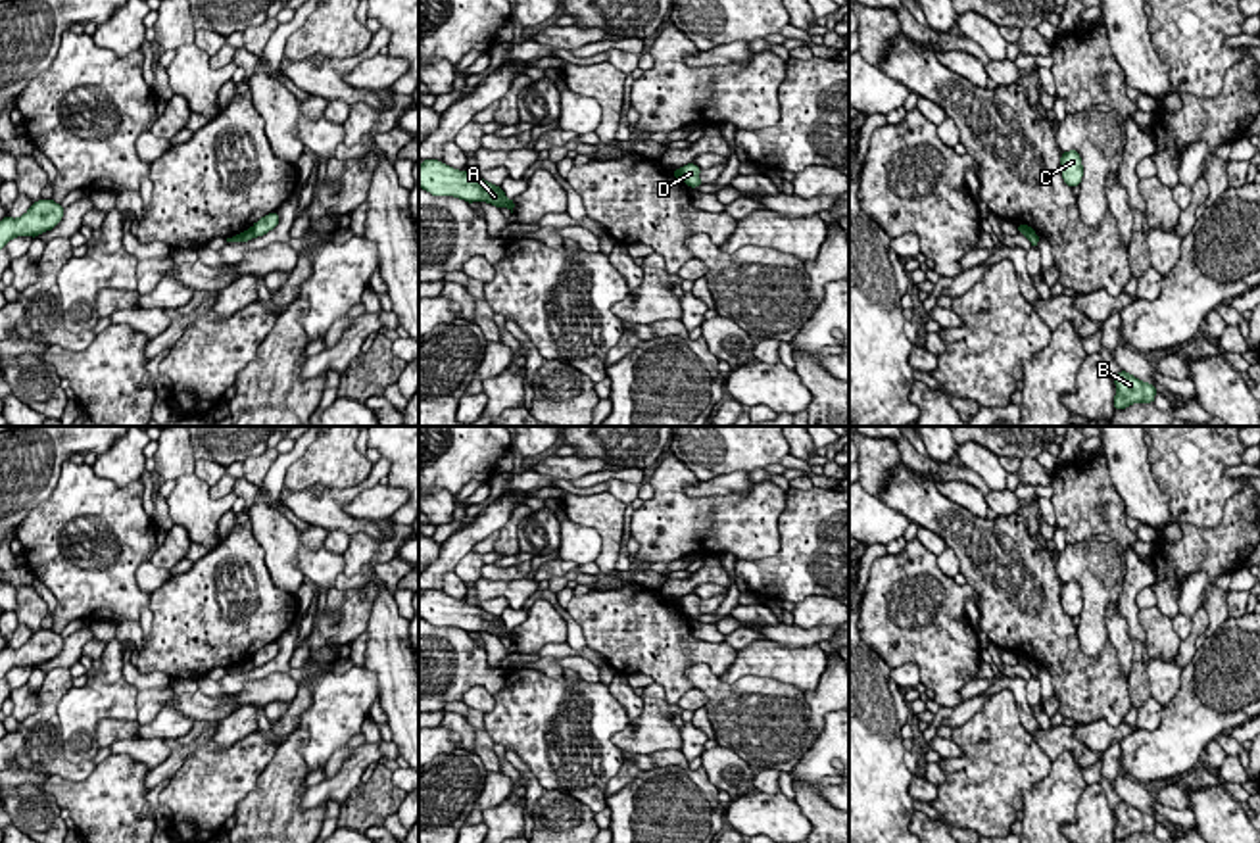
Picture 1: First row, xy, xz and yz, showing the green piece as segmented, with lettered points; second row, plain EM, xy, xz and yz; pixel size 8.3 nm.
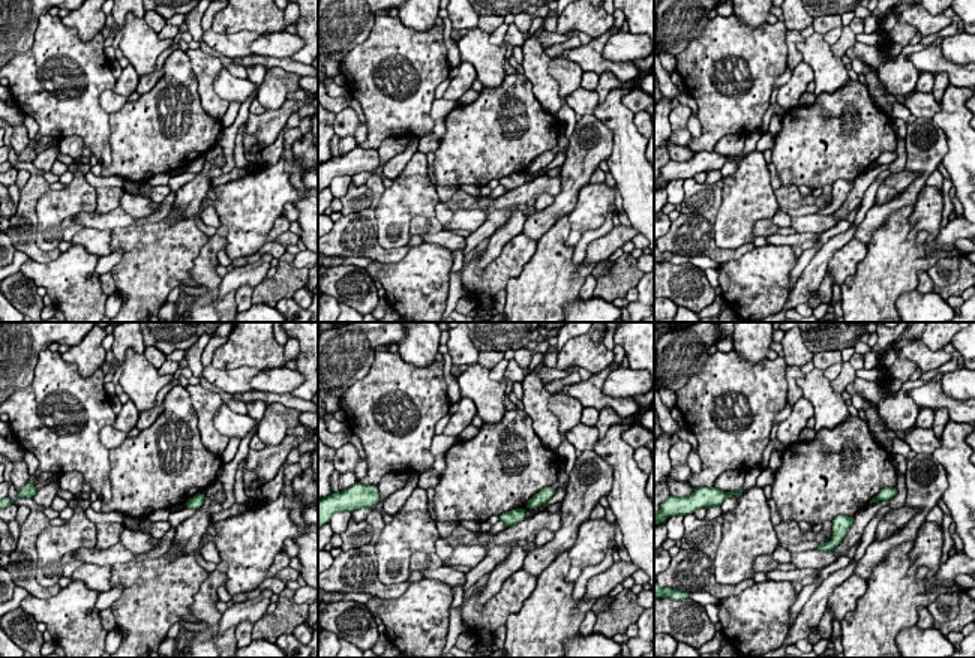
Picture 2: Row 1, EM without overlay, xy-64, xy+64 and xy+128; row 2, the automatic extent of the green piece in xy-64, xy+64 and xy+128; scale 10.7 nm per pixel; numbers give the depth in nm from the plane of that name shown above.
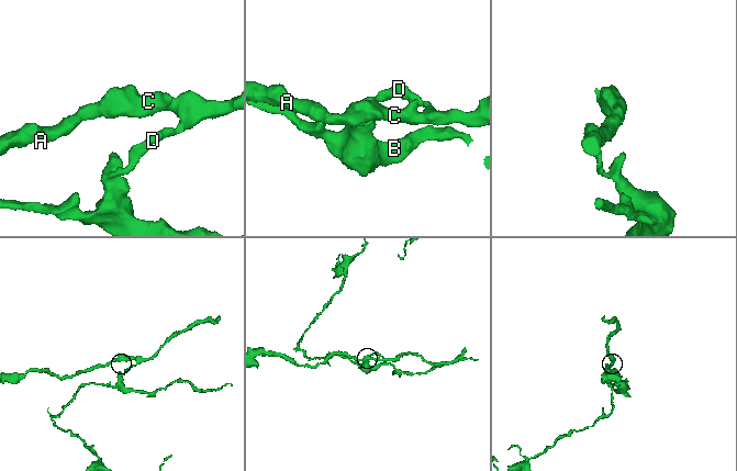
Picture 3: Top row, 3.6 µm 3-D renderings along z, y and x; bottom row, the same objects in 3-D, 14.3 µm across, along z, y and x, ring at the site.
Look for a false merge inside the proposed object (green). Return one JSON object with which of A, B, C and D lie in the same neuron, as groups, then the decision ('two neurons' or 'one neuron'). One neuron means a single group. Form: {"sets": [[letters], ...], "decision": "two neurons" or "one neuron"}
{"sets": [["A", "C", "D"], ["B"]], "decision": "two neurons"}

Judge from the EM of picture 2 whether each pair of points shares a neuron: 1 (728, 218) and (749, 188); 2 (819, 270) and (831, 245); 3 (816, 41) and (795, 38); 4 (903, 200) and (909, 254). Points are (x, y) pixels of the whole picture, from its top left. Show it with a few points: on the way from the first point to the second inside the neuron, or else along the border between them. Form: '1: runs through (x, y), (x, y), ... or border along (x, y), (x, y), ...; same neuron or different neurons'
1: runs through (735, 210), (747, 195); same neuron
2: runs through (819, 264), (827, 251); same neuron
3: border along (806, 38), (797, 45), (801, 60); different neurons
4: border along (912, 204), (896, 209), (876, 228); different neurons

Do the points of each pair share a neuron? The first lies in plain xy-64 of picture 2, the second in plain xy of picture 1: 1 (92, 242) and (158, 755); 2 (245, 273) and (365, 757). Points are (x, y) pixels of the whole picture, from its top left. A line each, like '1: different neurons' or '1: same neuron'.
1: same neuron
2: same neuron

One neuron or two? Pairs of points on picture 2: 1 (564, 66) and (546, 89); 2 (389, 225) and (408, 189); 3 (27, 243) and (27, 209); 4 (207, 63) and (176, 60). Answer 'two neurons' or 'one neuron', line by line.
1: two neurons
2: one neuron
3: one neuron
4: two neurons

